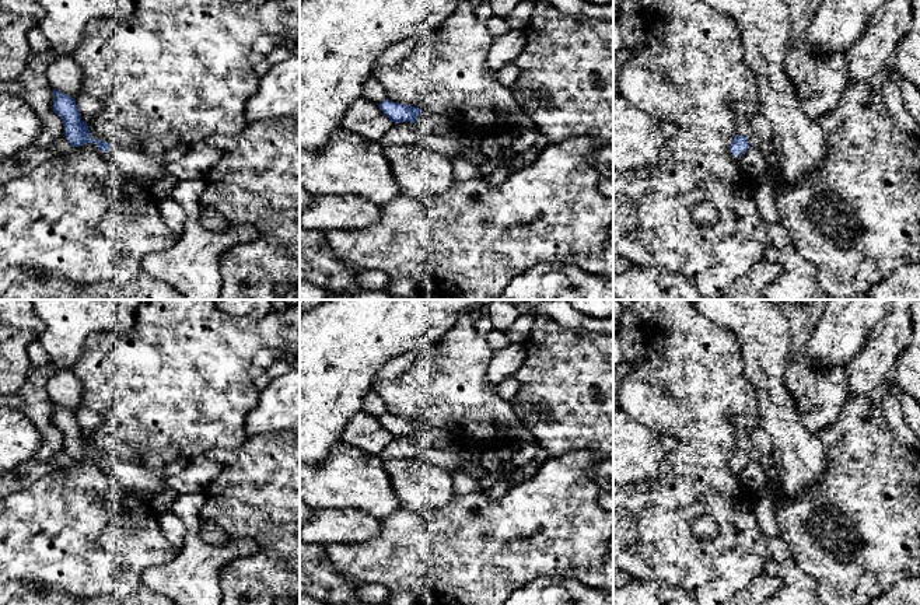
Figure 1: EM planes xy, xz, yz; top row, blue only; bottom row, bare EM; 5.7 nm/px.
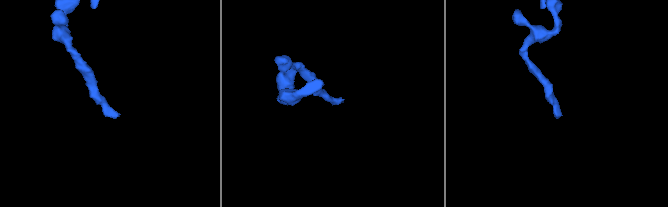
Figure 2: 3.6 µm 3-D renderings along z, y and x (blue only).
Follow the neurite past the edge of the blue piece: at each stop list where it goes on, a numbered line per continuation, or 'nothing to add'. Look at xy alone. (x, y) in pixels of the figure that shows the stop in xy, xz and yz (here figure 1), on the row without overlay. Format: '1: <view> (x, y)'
1: xy (129, 475)

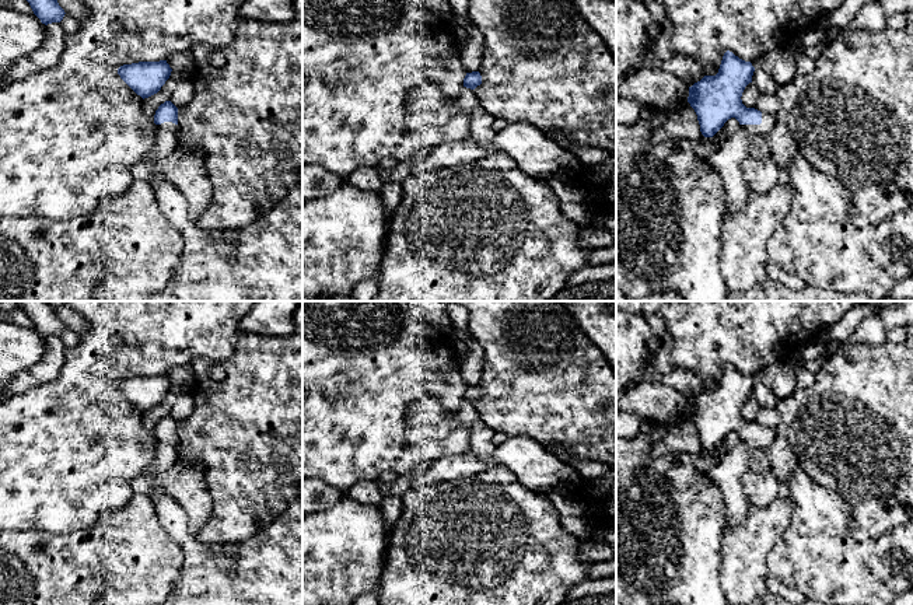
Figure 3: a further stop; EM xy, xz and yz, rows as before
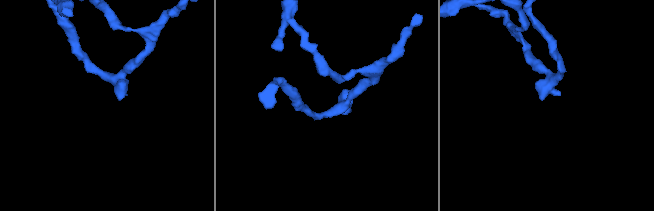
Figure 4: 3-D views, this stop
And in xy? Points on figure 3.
1: xy (165, 450)

